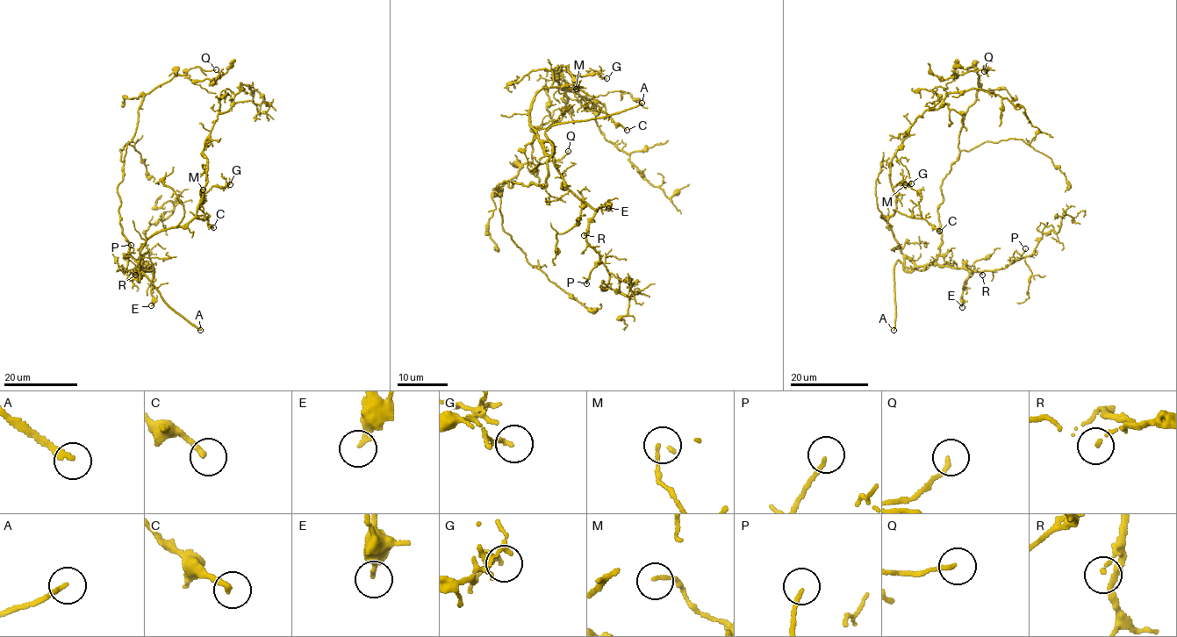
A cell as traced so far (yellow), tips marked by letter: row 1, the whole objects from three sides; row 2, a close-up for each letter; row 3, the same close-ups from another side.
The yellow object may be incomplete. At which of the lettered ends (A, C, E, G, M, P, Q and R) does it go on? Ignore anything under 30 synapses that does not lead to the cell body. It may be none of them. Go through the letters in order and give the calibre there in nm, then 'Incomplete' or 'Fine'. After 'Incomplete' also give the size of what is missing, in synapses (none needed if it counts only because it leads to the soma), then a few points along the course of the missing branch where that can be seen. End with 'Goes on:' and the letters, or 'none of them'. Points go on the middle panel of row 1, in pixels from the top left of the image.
A: Thickness 190 nm. Incomplete. Course of what is missing: (642, 103), (675, 86), (674, 66), (646, 53), (597, 53), (546, 66), (479, 57)
C: Thickness 200 nm. Incomplete. Roughly 35 synapses. Course of what is missing: (627, 130), (627, 168), (671, 203), (699, 215), (706, 225), (709, 218), (702, 215)
E: Thickness 170 nm. Fine
G: Thickness 100 nm. Fine
M: Thickness 120 nm. Fine
P: Thickness 130 nm. Fine
Q: Thickness 150 nm. Fine
R: Thickness 120 nm. Fine
Goes on: A, C

